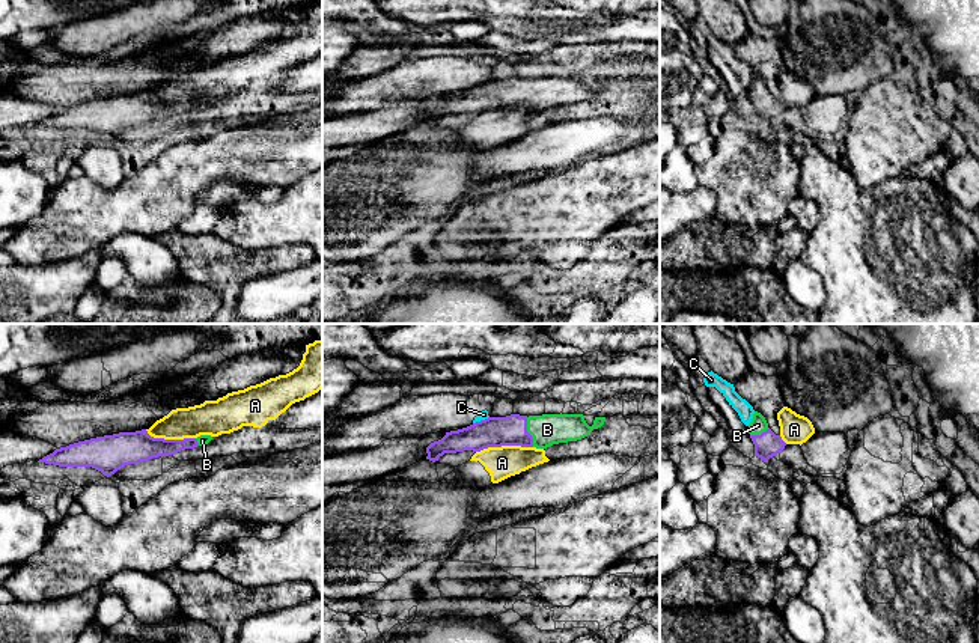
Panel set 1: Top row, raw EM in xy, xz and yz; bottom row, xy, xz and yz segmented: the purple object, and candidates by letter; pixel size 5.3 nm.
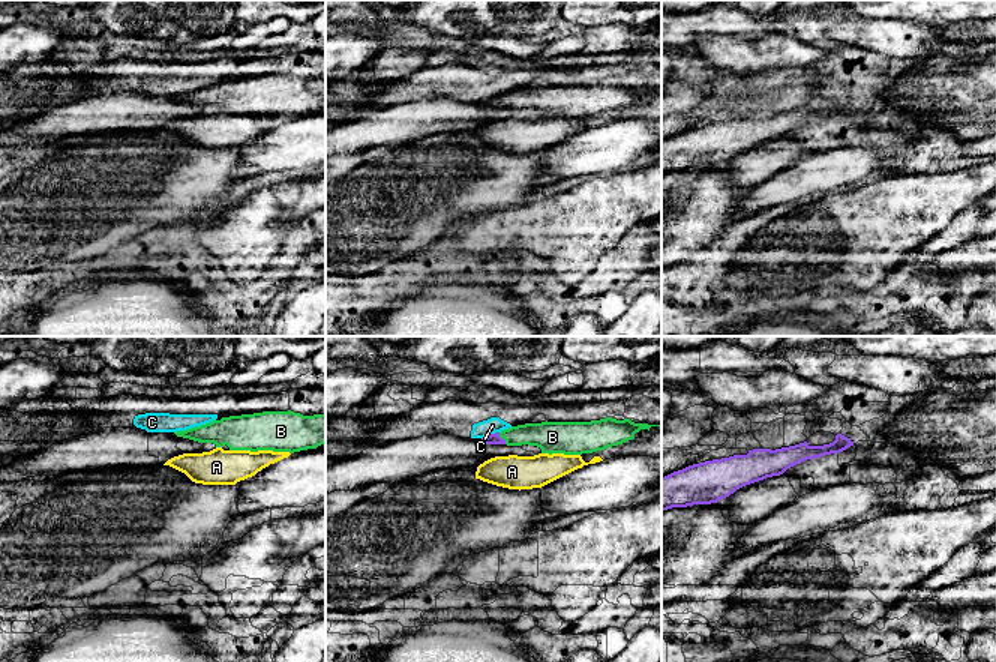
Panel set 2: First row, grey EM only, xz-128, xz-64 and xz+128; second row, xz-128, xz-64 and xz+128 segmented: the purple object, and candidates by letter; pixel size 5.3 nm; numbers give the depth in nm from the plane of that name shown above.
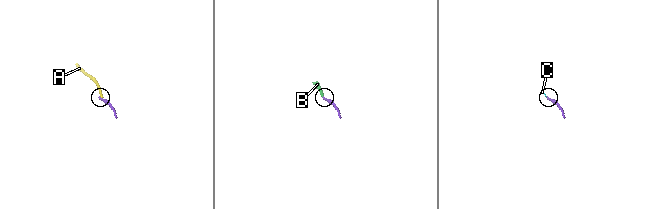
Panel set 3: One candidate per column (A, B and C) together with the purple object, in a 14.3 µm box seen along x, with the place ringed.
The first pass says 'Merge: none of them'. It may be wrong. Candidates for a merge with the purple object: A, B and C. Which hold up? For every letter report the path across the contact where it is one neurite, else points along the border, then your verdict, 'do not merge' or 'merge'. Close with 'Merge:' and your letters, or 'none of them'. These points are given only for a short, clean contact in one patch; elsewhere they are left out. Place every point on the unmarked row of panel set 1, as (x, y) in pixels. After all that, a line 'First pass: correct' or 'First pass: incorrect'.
A: border xz (532, 109), (488, 109), (476, 115); do not merge
B: way xz (512, 92), (527, 95), (547, 92); merge
C: border xz (488, 79), (473, 86); do not merge
Merge: B
First pass: incorrect

